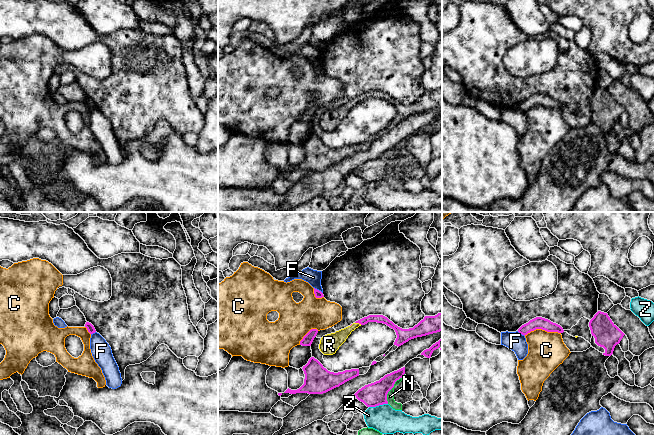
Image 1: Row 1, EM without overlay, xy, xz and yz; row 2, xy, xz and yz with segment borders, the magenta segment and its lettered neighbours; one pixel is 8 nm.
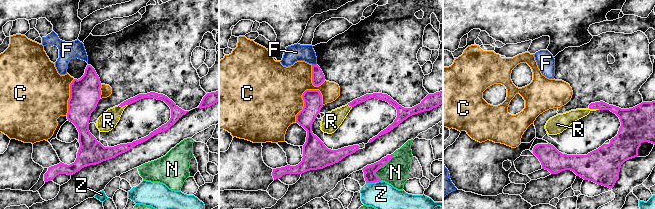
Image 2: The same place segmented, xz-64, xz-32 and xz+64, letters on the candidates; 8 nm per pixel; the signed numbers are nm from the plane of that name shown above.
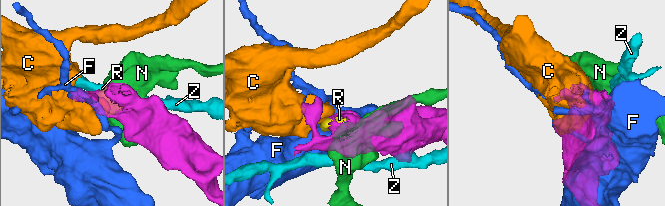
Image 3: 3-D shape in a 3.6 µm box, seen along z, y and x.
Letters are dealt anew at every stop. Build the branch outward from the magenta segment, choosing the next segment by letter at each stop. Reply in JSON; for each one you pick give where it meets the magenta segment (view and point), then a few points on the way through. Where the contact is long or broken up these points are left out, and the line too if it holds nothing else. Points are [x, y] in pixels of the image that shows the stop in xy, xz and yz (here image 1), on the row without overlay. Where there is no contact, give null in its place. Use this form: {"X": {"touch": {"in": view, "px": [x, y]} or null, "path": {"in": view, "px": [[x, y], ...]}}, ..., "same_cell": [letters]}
{"R": {"touch": {"in": "xz", "px": [358, 98]}}, "same_cell": ["R"]}

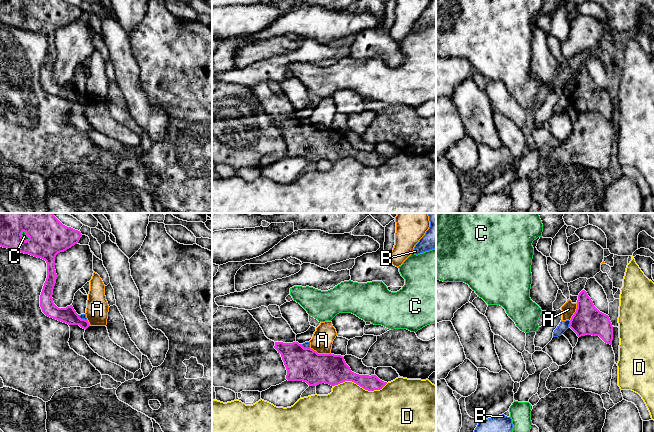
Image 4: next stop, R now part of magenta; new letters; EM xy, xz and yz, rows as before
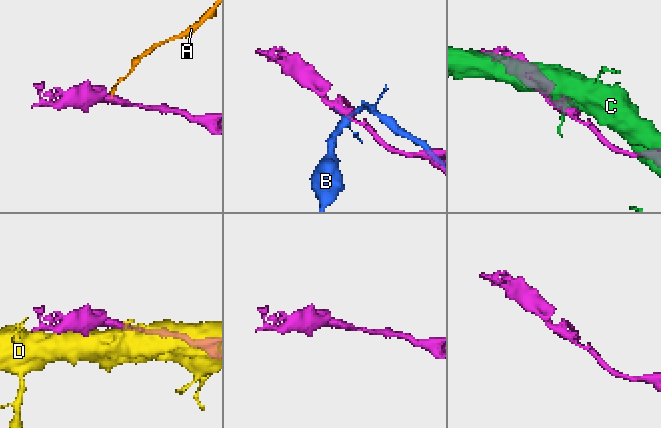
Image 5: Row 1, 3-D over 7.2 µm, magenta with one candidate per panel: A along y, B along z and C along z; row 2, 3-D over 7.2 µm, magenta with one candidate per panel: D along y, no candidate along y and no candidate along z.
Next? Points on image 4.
{"same_cell": []}

